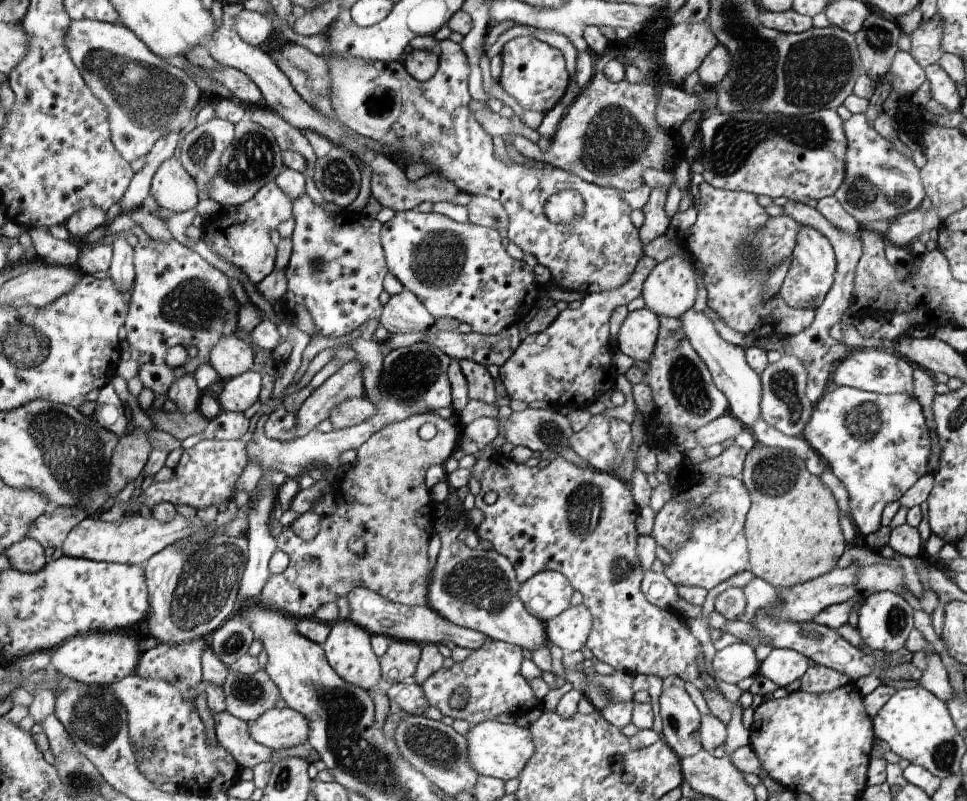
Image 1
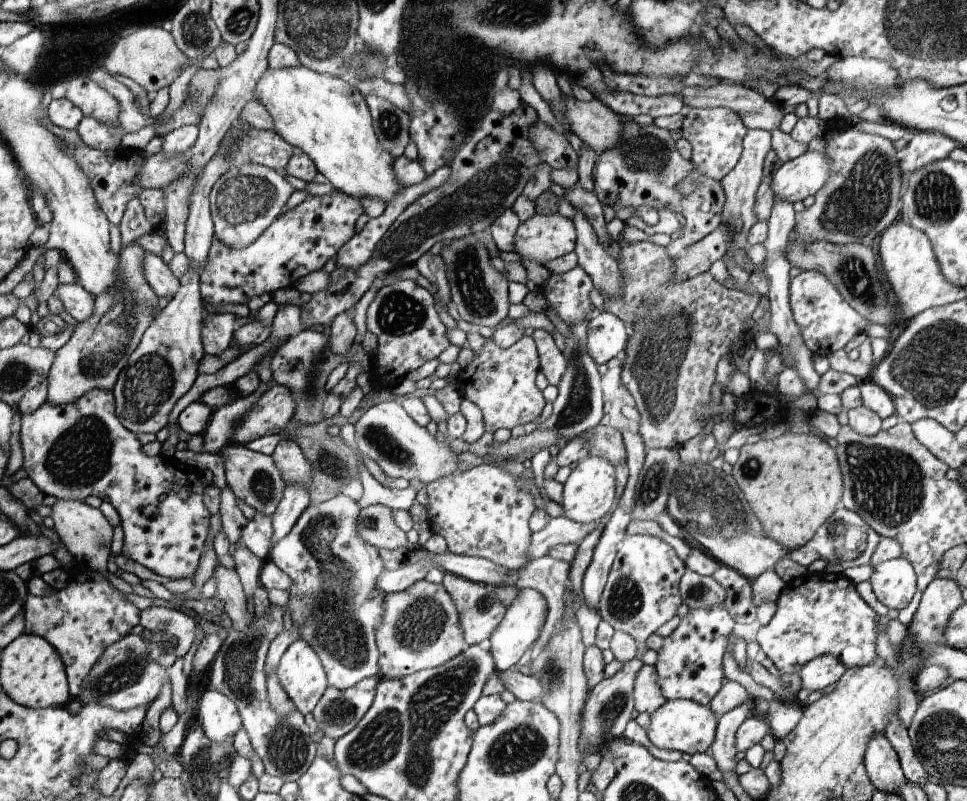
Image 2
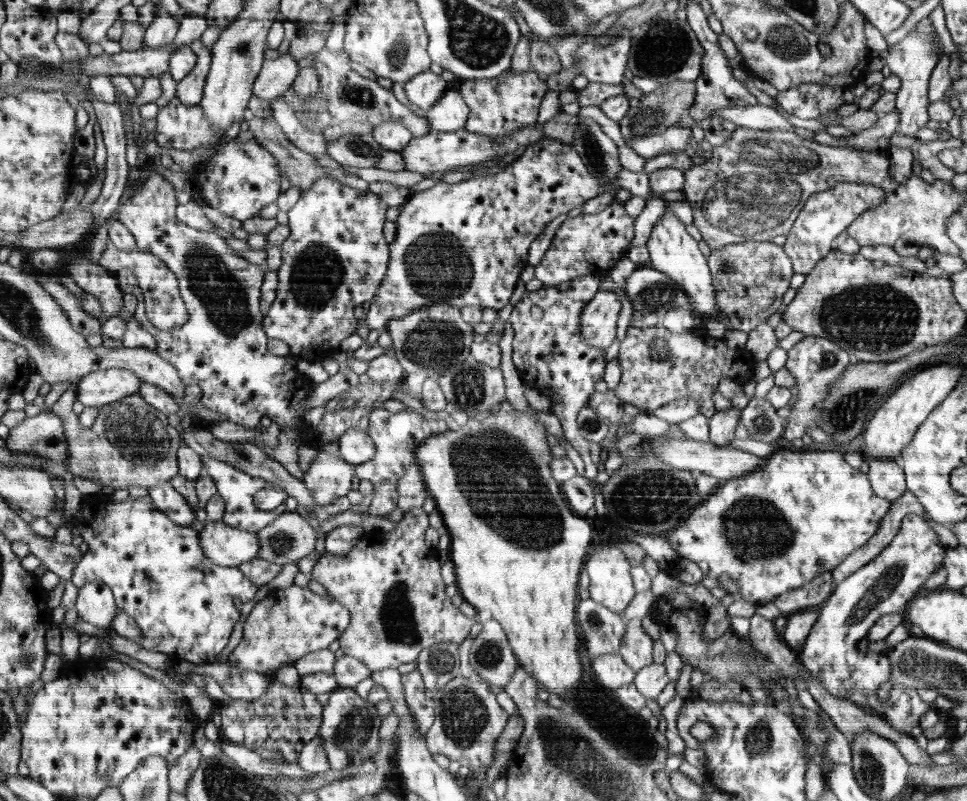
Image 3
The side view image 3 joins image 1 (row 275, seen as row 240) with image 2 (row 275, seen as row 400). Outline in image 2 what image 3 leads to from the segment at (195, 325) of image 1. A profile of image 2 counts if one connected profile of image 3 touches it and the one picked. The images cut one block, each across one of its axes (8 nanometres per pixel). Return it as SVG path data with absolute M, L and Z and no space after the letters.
M332 189L323 196L310 195L296 207L276 217L275 221L271 222L270 228L258 237L258 240L253 241L248 248L233 249L221 242L213 241L205 266L199 276L201 295L208 298L208 302L211 304L211 306L206 304L206 310L218 314L219 312L212 309L212 304L247 303L250 296L258 296L263 292L272 294L280 288L294 287L294 282L299 278L310 272L321 270L330 258L338 255L339 250L355 236L356 220L362 214L364 214L364 209L359 198Z

